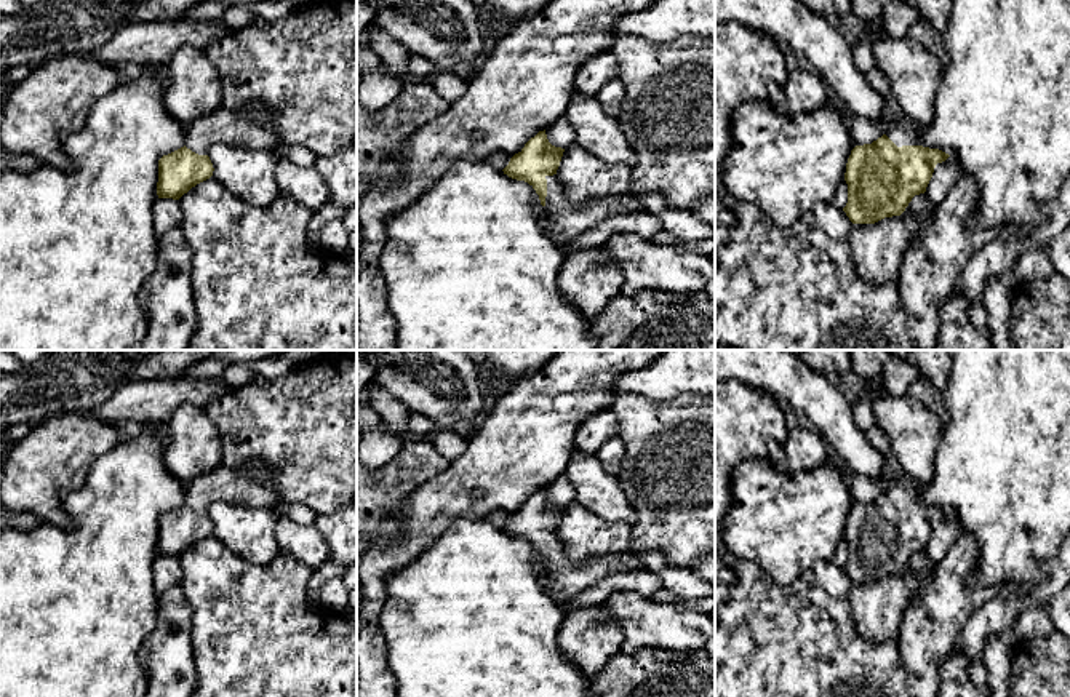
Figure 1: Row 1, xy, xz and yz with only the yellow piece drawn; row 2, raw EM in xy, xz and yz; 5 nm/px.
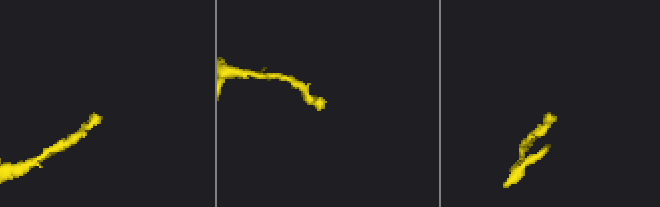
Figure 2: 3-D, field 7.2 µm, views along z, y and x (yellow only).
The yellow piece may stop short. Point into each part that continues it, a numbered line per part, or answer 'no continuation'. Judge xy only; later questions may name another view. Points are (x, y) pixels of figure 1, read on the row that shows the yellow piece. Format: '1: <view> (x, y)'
1: xy (227, 127)

